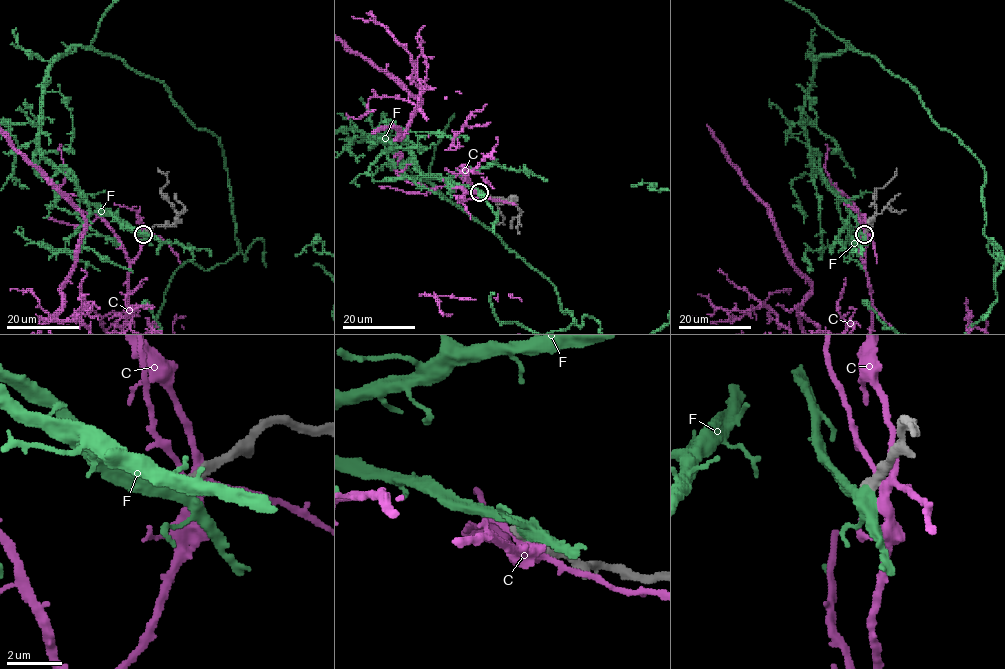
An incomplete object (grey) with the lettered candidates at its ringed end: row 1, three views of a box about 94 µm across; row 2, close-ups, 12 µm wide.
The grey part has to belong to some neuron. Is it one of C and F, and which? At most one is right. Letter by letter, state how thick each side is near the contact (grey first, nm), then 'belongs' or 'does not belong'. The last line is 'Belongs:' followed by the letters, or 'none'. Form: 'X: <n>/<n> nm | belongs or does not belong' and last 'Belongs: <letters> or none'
C: 440/360 nm | does not belong
F: 380/320 nm | belongs
Belongs: F

